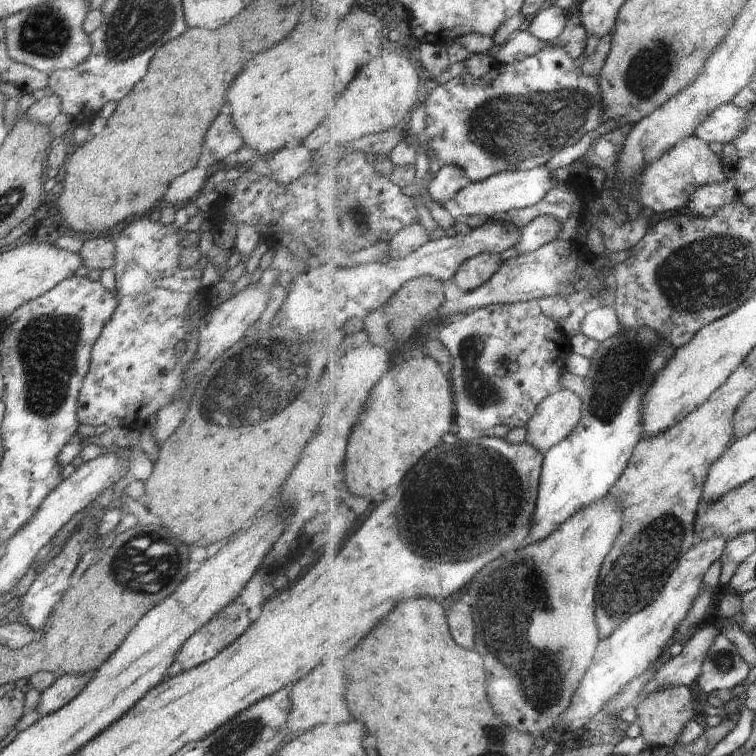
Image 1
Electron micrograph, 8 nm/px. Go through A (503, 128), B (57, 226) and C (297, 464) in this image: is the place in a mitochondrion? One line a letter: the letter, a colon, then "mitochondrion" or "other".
A: mitochondrion
B: other
C: other

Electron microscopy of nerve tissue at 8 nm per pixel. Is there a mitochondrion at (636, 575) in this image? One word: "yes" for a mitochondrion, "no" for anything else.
yes

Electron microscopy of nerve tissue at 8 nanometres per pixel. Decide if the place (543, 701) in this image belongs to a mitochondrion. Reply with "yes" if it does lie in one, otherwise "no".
no

